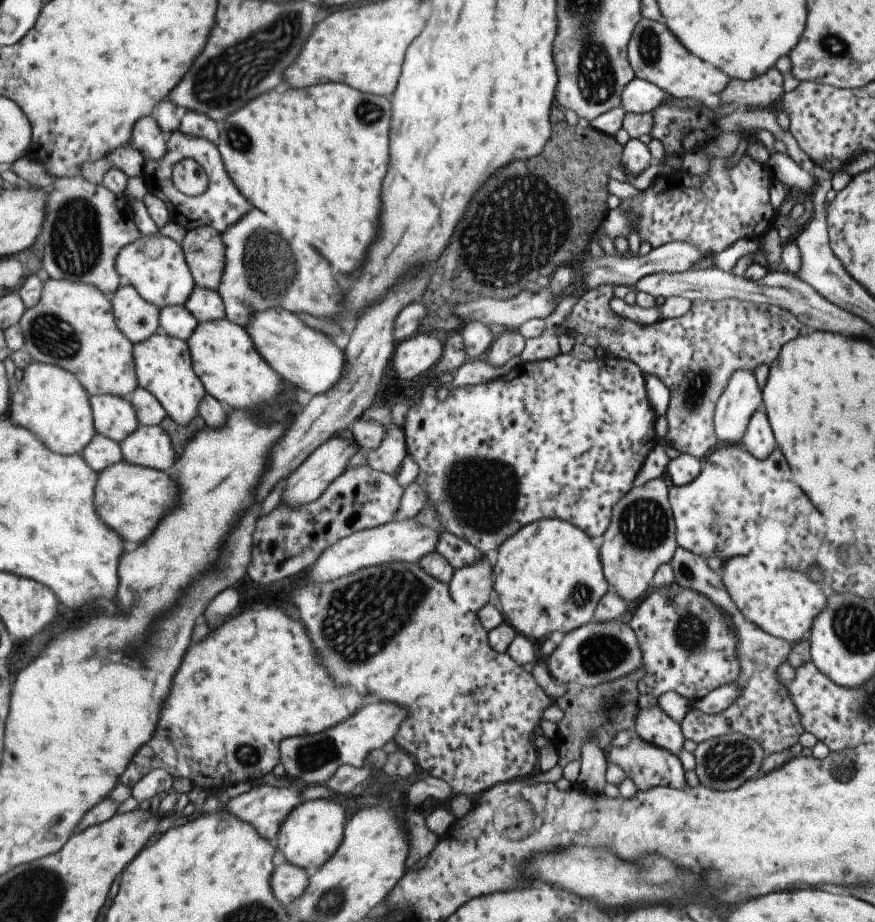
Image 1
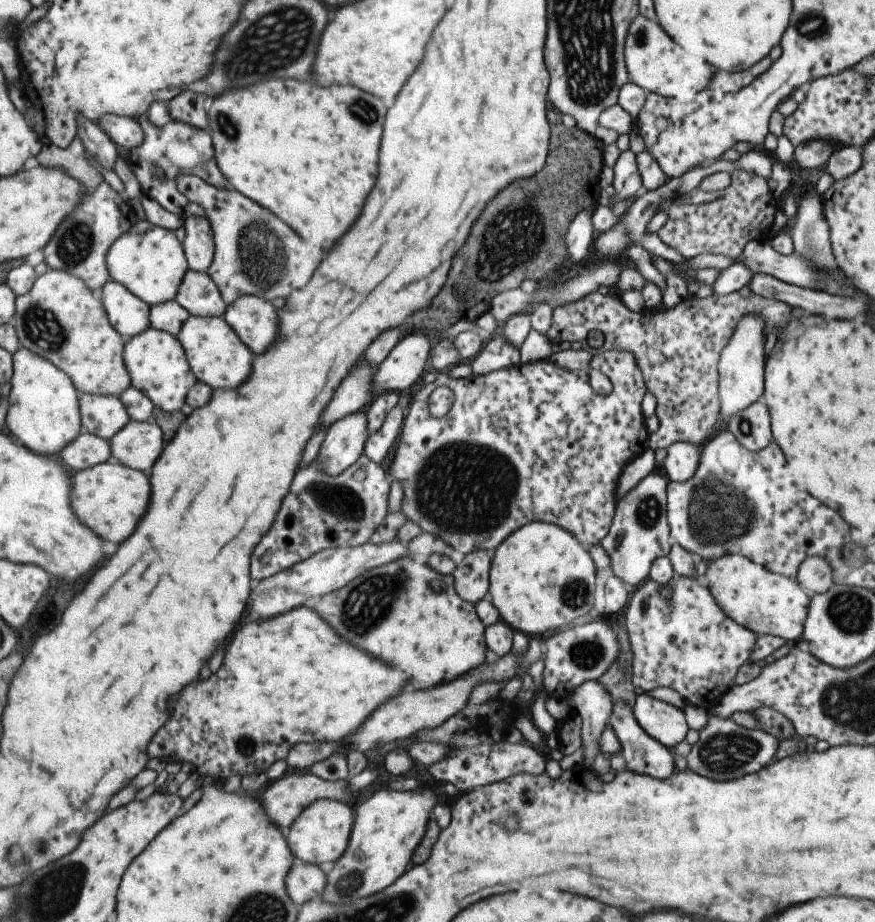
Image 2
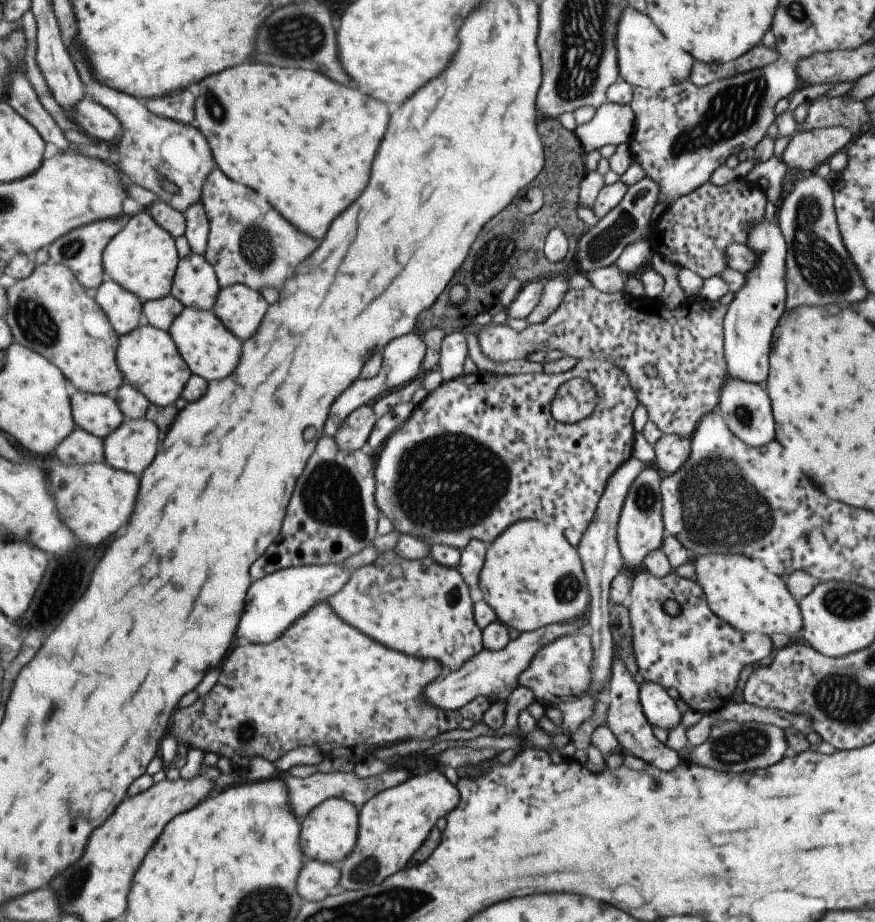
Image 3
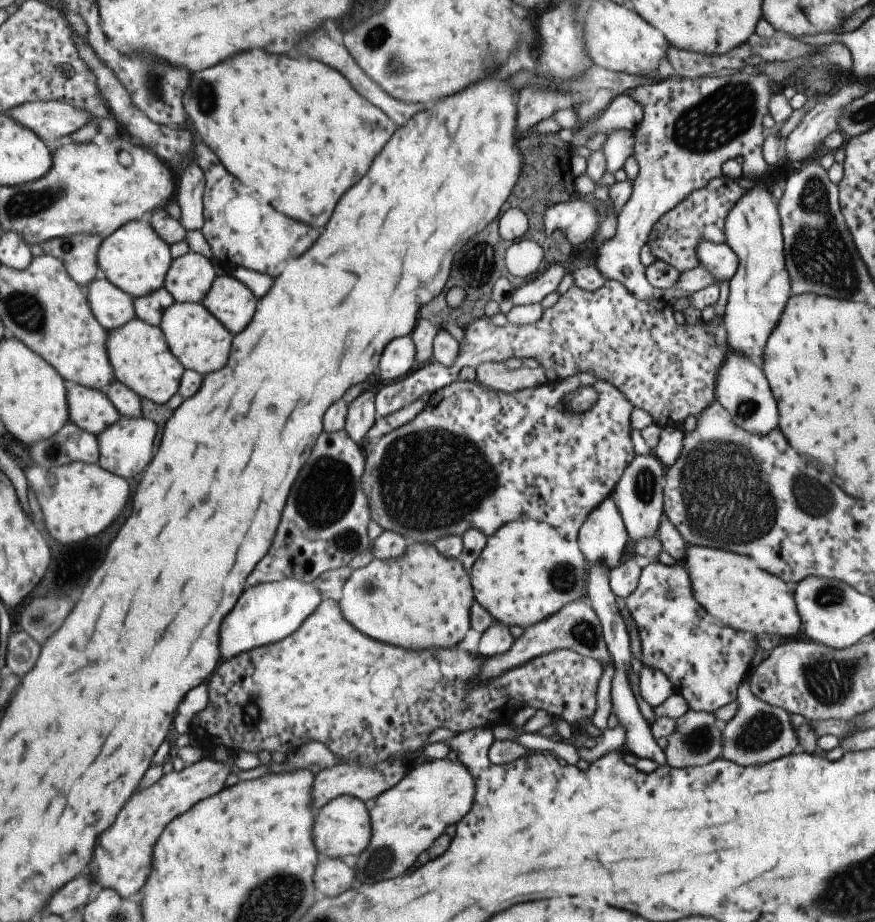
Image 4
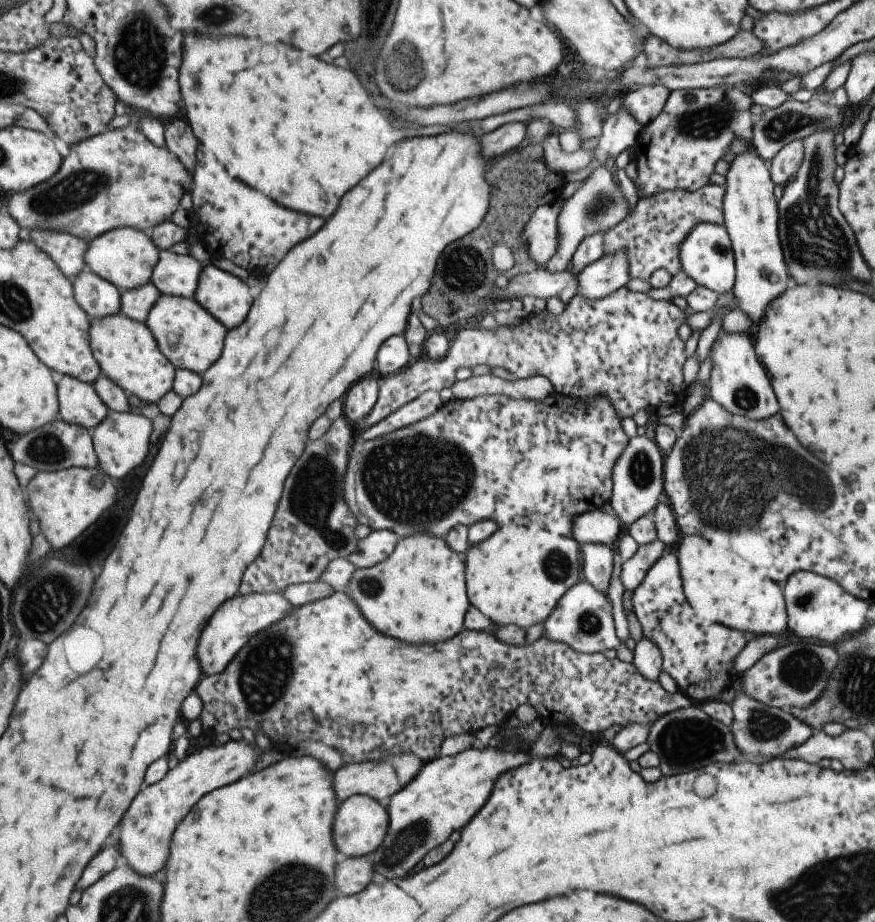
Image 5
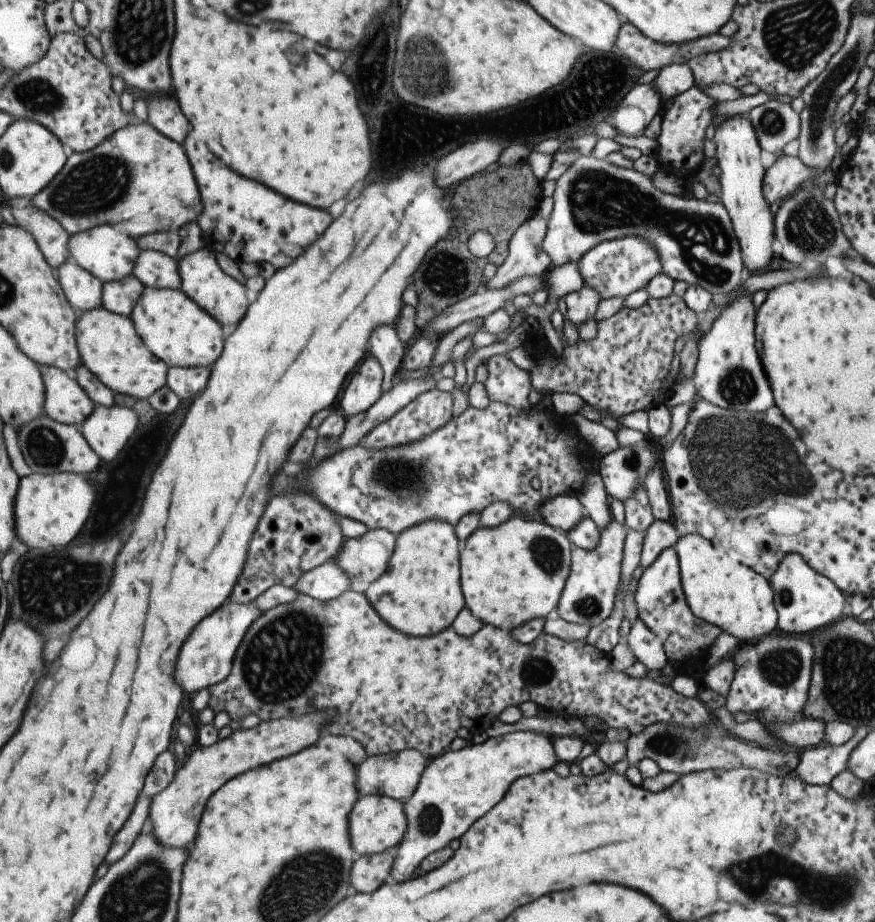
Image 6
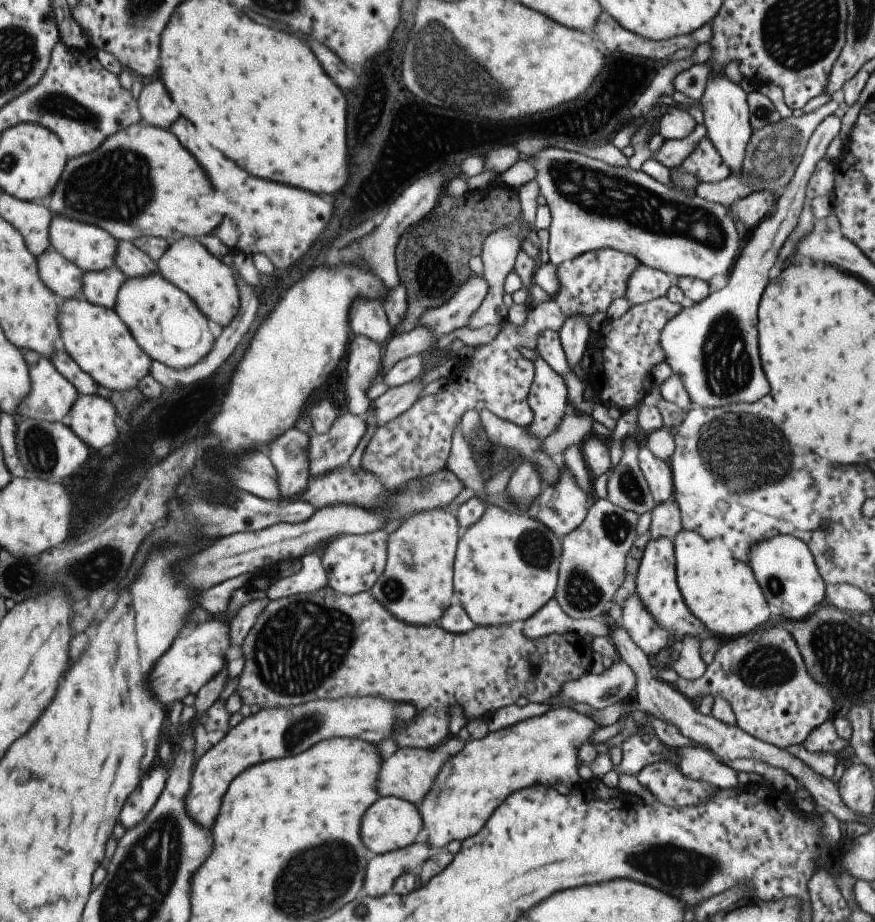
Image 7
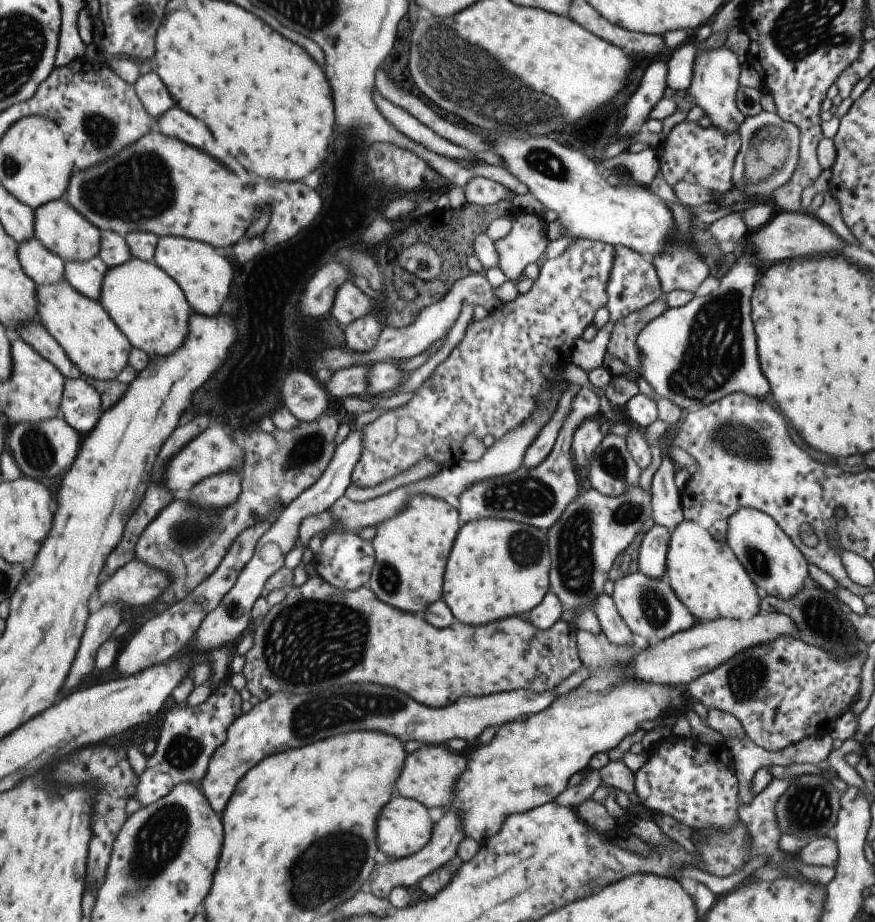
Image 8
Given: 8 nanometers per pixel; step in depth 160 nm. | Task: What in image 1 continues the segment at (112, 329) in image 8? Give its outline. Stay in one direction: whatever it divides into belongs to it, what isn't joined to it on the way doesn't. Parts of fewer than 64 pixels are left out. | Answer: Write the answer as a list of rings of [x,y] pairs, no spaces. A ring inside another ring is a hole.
[[[160,331],[155,332],[145,341],[133,345],[133,357],[138,387],[147,389],[171,420],[180,425],[188,425],[197,416],[197,407],[205,389],[192,369],[186,342]]]

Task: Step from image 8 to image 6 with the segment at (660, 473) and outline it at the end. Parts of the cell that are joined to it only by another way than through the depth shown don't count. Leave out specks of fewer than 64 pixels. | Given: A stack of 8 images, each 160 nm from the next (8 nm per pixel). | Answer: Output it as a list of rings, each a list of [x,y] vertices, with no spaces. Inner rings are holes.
[[[653,520],[645,530],[639,564],[641,570],[647,568],[667,547],[673,547],[679,538],[670,520]]]

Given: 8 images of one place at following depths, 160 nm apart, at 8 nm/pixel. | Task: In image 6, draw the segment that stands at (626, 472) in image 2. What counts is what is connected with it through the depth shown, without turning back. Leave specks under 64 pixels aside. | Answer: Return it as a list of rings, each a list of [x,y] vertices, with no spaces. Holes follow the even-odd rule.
[[[565,494],[555,496],[555,498],[545,500],[539,506],[539,514],[541,514],[539,520],[567,534],[577,522],[583,522],[585,514],[581,506],[575,497],[565,496]]]

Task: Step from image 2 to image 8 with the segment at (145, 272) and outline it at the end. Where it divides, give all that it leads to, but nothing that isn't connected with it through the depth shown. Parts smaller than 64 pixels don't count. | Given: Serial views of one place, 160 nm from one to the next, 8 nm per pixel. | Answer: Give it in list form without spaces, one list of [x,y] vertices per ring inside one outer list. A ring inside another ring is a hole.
[[[55,200],[35,209],[35,235],[43,245],[63,258],[65,262],[87,262],[99,254],[102,232],[98,230],[79,210],[67,200]]]

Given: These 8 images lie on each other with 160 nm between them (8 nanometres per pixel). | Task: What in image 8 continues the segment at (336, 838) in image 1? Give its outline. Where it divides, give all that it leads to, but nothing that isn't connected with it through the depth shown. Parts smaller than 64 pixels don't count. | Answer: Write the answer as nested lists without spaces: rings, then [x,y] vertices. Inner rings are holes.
[[[396,793],[391,800],[383,806],[375,820],[375,844],[377,850],[390,857],[404,858],[419,852],[427,842],[433,827],[433,822],[429,820],[425,806],[412,799],[399,797]]]

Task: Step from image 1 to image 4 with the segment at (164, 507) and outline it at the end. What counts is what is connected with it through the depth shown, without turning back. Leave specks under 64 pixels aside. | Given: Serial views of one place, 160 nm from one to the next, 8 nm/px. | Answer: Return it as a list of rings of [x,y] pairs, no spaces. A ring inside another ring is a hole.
[[[75,461],[54,469],[36,464],[25,469],[30,488],[42,509],[44,520],[47,520],[46,526],[55,540],[63,544],[81,542],[83,538],[101,532],[115,520],[129,496],[127,482],[96,463]]]

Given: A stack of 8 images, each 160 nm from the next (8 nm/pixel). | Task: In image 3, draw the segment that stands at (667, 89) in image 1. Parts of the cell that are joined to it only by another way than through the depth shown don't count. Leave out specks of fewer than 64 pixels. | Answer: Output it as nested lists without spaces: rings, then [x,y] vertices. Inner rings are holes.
[[[627,5],[619,13],[614,36],[618,75],[633,88],[665,89],[675,86],[683,79],[688,79],[691,55],[679,52],[679,50],[671,52],[665,42],[665,37],[645,13],[640,13]]]

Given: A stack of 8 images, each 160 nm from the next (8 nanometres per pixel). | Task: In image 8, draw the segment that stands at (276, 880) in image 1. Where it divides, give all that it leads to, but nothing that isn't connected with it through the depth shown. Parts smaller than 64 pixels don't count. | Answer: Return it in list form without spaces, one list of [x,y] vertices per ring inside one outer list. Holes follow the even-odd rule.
[[[444,809],[444,814],[441,816],[441,819],[433,824],[431,834],[429,834],[429,842],[415,854],[411,856],[405,856],[404,858],[395,858],[394,860],[386,861],[384,864],[376,864],[372,874],[370,875],[370,880],[366,885],[366,890],[374,898],[387,898],[389,890],[392,890],[394,887],[399,886],[409,886],[409,884],[415,884],[417,880],[423,878],[437,870],[439,866],[443,866],[445,862],[449,862],[451,858],[455,855],[455,850],[459,846],[459,842],[463,840],[463,830],[459,826],[459,818],[457,818],[457,810],[447,810]]]

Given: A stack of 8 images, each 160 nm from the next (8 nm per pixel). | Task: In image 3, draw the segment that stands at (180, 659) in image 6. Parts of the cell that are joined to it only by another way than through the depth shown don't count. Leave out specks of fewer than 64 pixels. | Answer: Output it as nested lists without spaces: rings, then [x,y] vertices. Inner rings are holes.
[[[309,565],[275,571],[253,582],[245,594],[245,606],[235,628],[235,638],[253,644],[273,642],[313,605],[327,602],[348,579],[349,571],[339,565]]]

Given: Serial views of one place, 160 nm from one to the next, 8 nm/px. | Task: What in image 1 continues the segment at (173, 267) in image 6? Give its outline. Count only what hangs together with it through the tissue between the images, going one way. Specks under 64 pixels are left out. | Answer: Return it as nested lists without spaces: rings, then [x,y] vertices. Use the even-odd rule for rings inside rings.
[[[194,284],[182,305],[197,322],[211,322],[224,317],[223,301],[216,290]]]

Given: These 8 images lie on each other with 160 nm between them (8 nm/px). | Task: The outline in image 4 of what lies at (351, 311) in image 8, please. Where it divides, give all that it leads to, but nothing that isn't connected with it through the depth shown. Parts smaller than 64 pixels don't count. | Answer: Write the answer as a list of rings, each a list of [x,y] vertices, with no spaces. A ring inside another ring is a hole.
[[[409,336],[391,340],[379,356],[377,372],[383,382],[397,380],[411,371],[415,356],[414,344]]]

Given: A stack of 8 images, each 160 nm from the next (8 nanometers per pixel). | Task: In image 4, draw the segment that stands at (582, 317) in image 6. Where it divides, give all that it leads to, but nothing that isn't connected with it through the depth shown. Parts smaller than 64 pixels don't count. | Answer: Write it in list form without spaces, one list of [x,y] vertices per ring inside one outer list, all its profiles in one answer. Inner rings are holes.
[[[747,72],[723,74],[721,77],[704,76],[696,79],[682,79],[677,75],[669,75],[660,83],[640,85],[629,92],[643,109],[641,122],[633,132],[634,143],[632,155],[638,164],[638,171],[630,181],[630,195],[617,215],[616,230],[609,239],[603,239],[595,247],[593,266],[605,281],[617,281],[637,298],[652,298],[671,301],[686,297],[677,287],[667,290],[652,287],[645,278],[643,264],[639,261],[639,248],[646,242],[647,234],[655,221],[672,206],[682,201],[694,190],[703,188],[710,180],[719,178],[721,164],[725,160],[741,156],[744,160],[744,176],[755,182],[757,179],[770,179],[772,169],[762,157],[763,126],[761,119],[768,112],[768,98],[772,85],[768,78],[761,73]]]

